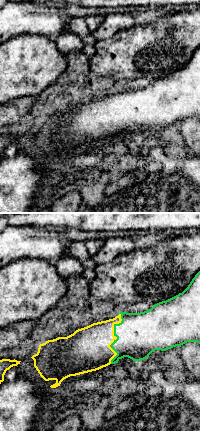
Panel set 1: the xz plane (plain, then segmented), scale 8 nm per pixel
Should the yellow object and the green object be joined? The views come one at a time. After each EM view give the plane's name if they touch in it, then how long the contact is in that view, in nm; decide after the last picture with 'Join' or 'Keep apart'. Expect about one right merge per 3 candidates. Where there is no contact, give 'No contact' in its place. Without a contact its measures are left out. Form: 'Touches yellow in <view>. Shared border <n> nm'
Touches yellow in xz. Shared border 420 nm

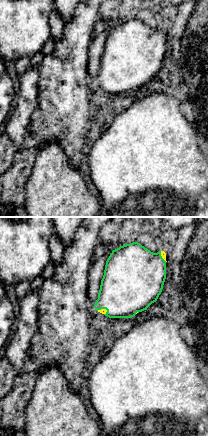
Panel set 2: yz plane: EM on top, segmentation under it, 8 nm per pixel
Touches yellow in yz. Shared border 90 nm

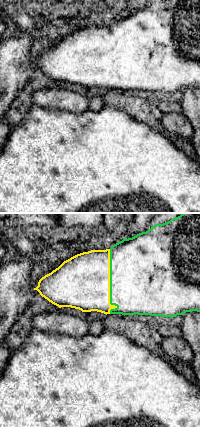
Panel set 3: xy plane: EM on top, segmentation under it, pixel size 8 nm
Touches yellow in xy. Shared border 500 nm

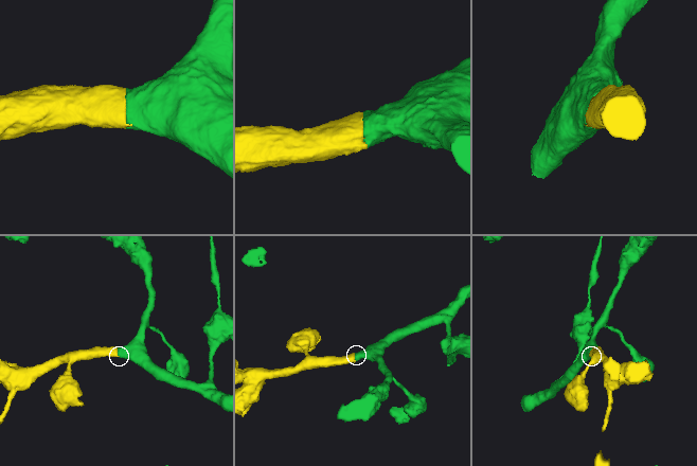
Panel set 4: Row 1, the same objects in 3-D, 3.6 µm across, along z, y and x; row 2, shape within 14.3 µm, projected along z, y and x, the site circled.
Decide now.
Join

